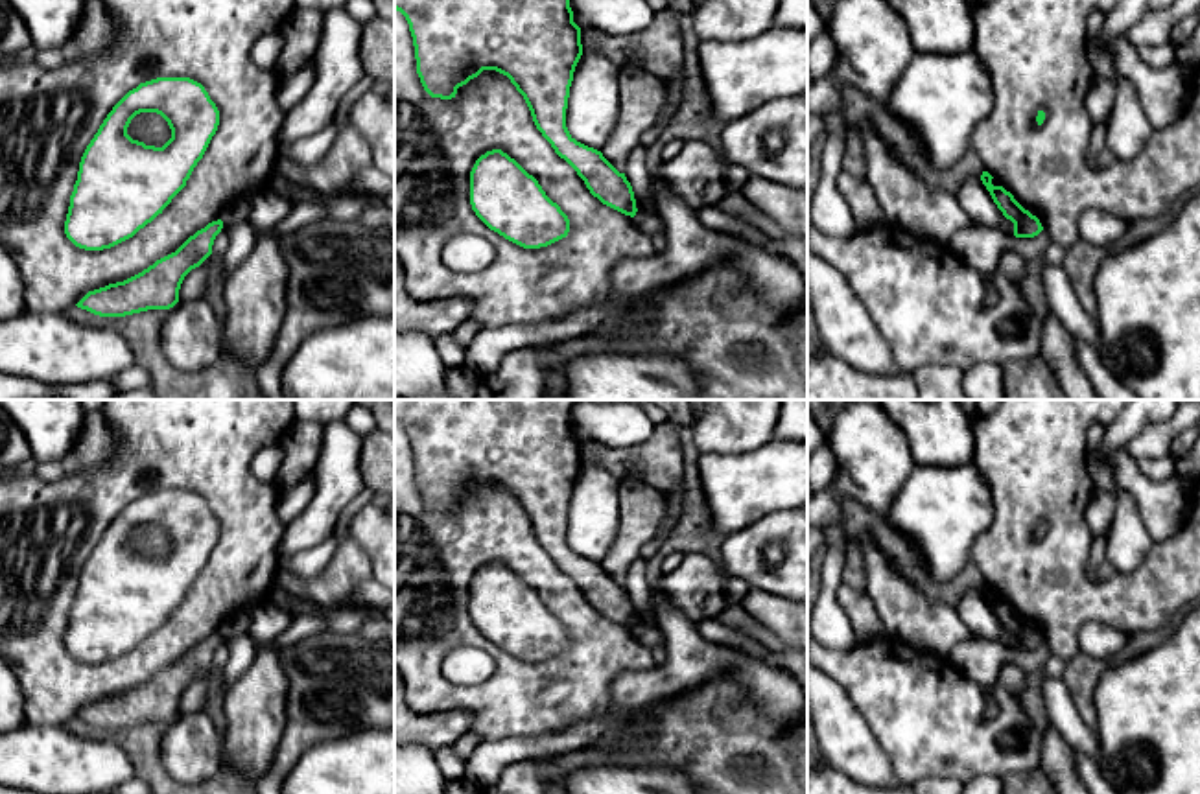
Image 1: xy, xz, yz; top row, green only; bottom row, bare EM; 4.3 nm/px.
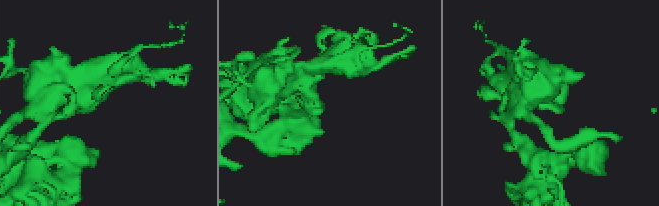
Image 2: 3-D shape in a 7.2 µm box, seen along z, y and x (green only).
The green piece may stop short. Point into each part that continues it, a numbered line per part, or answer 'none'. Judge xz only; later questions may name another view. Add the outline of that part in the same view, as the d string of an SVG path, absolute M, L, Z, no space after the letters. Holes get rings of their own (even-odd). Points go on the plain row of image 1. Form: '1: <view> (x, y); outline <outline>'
none

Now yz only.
none

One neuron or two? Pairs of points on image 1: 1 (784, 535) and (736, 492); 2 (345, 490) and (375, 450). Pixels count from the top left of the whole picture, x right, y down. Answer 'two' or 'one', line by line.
1: two
2: two

